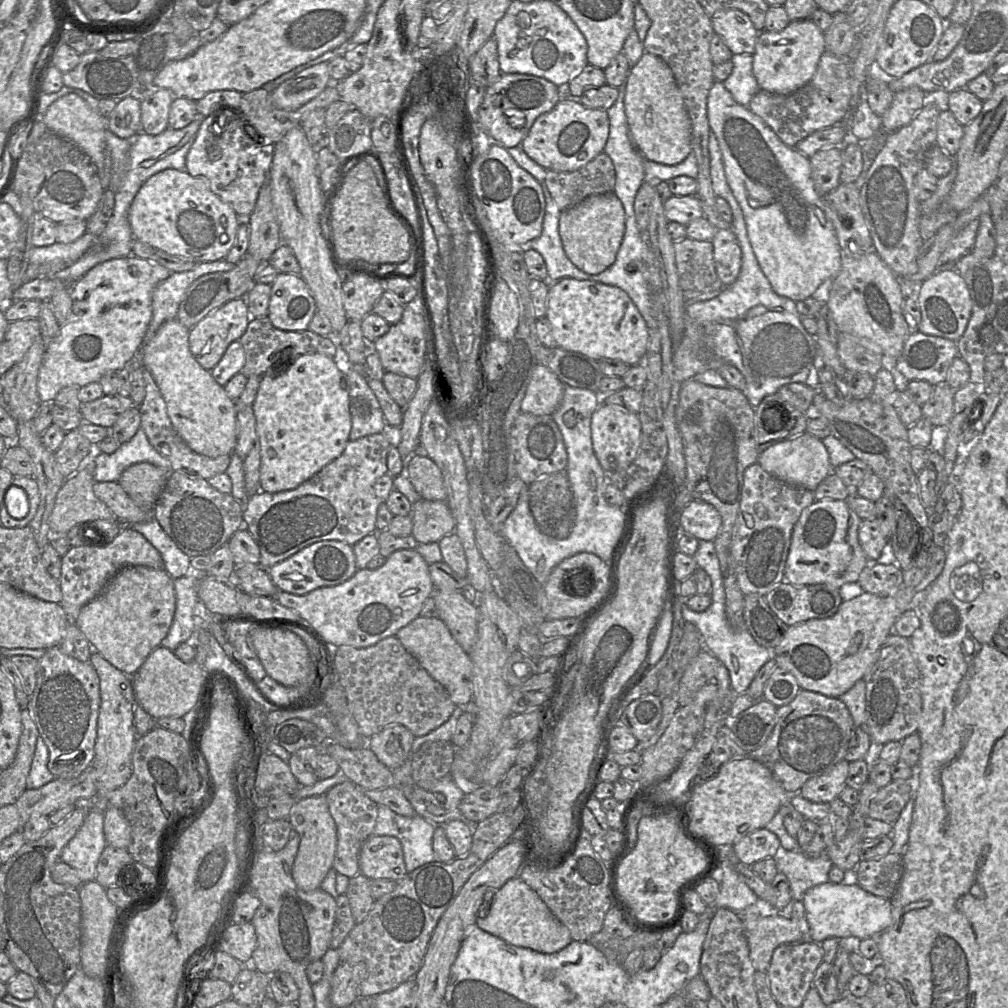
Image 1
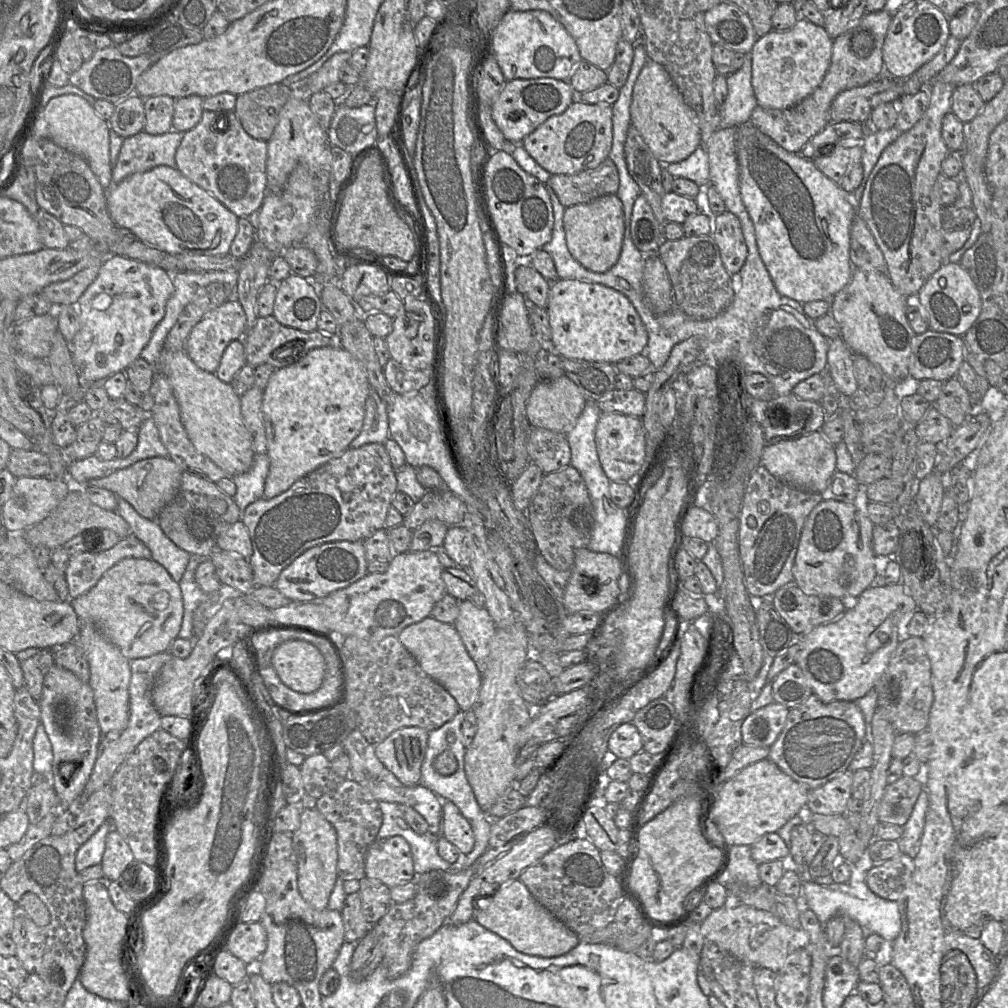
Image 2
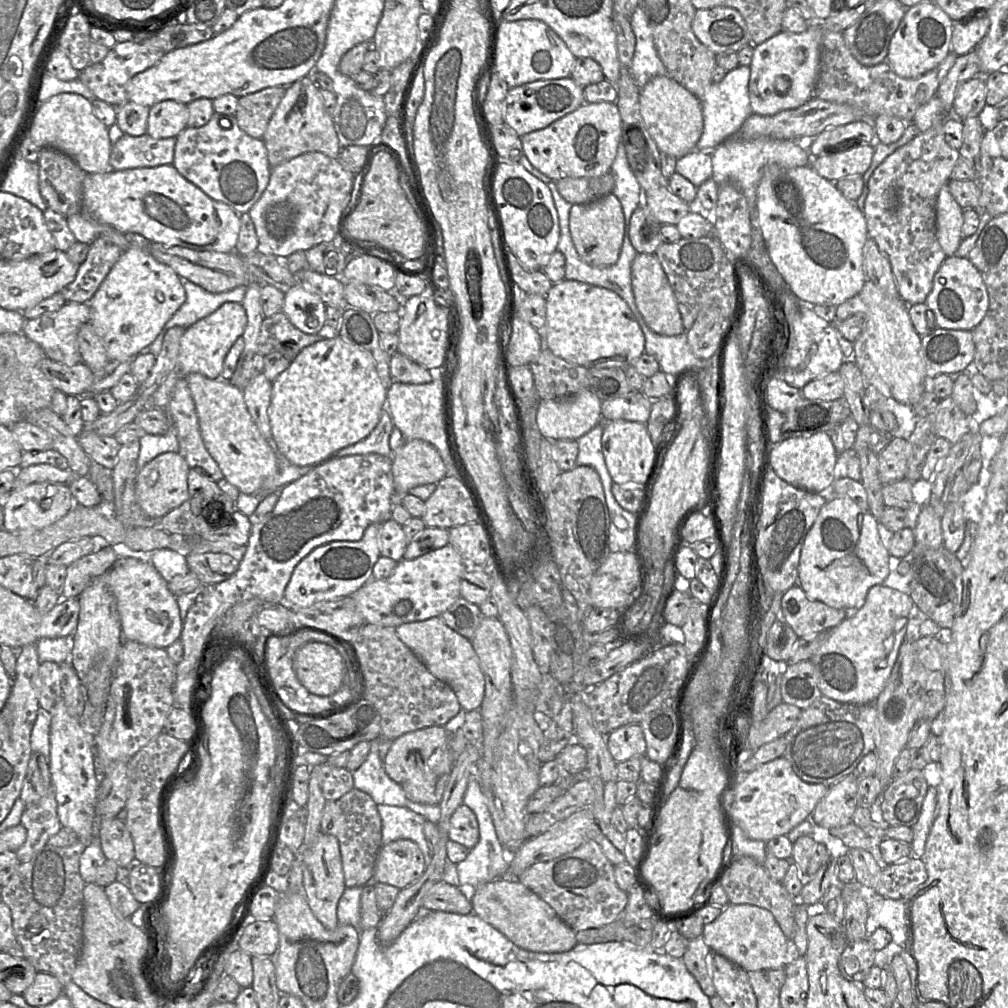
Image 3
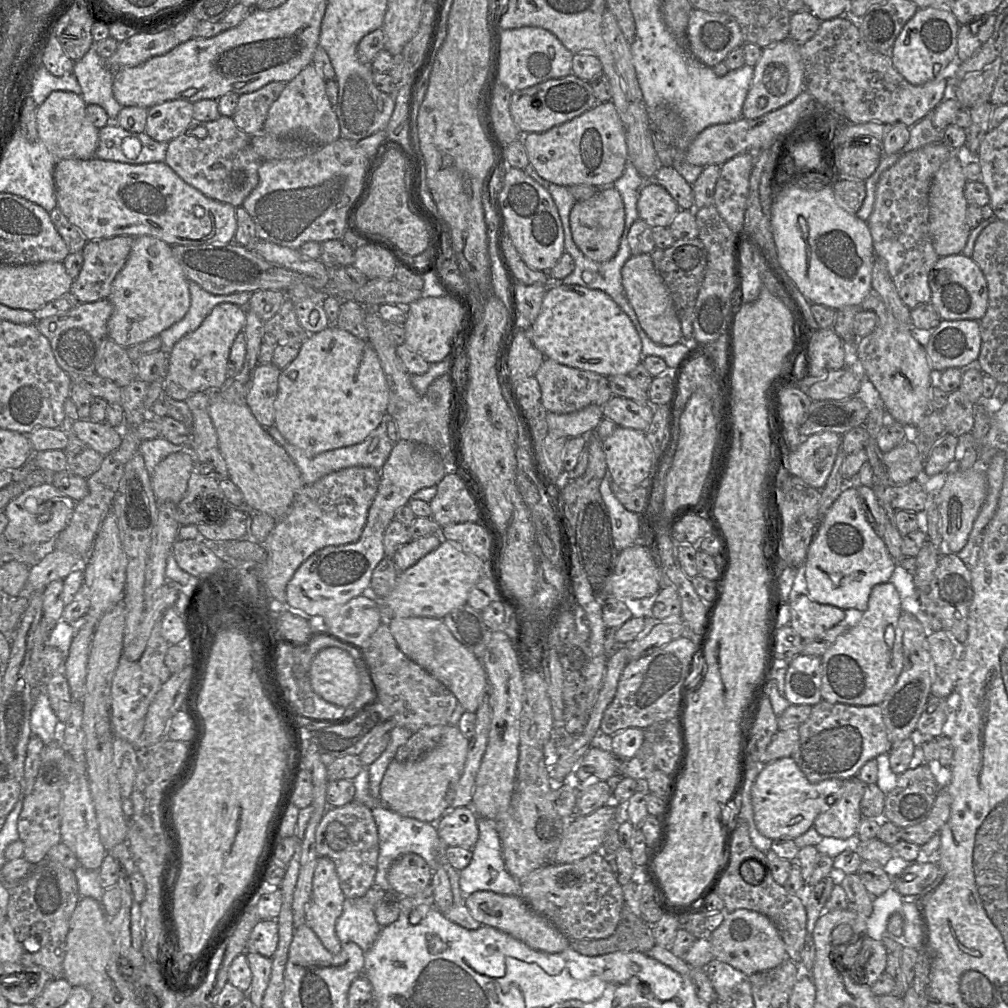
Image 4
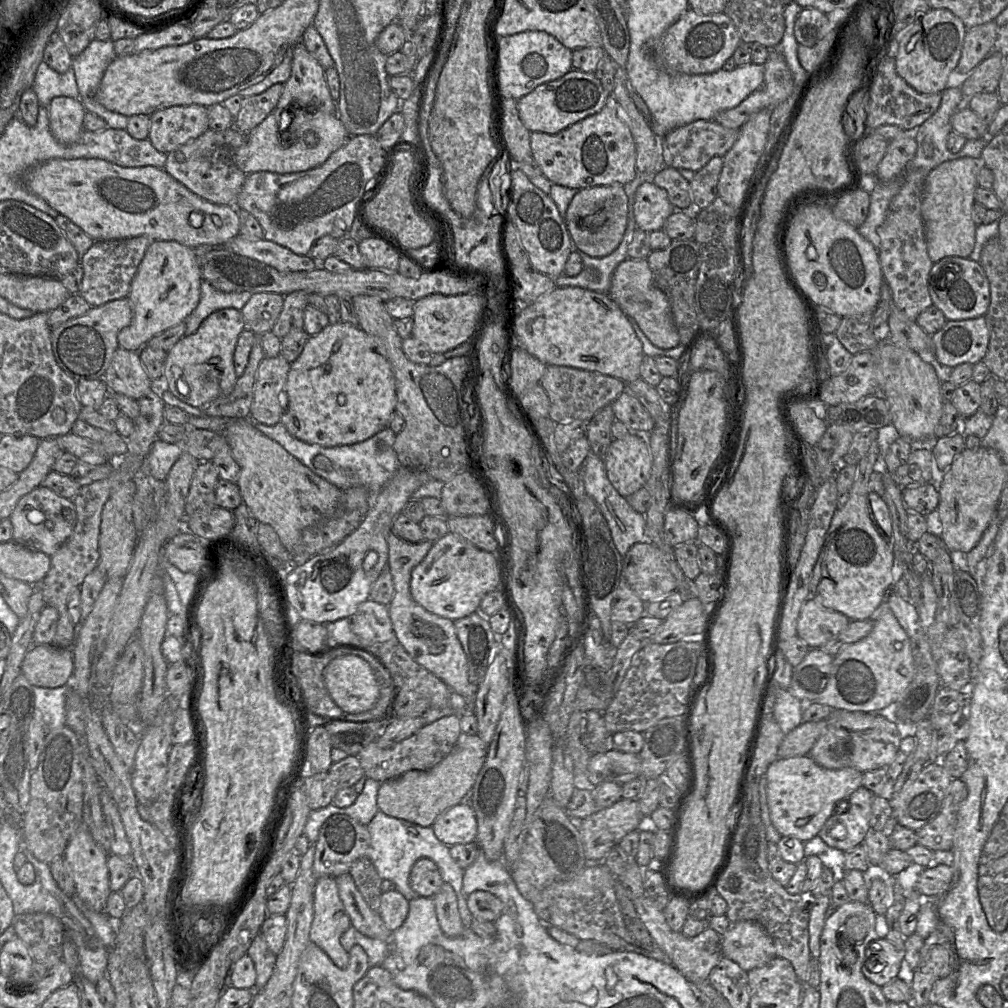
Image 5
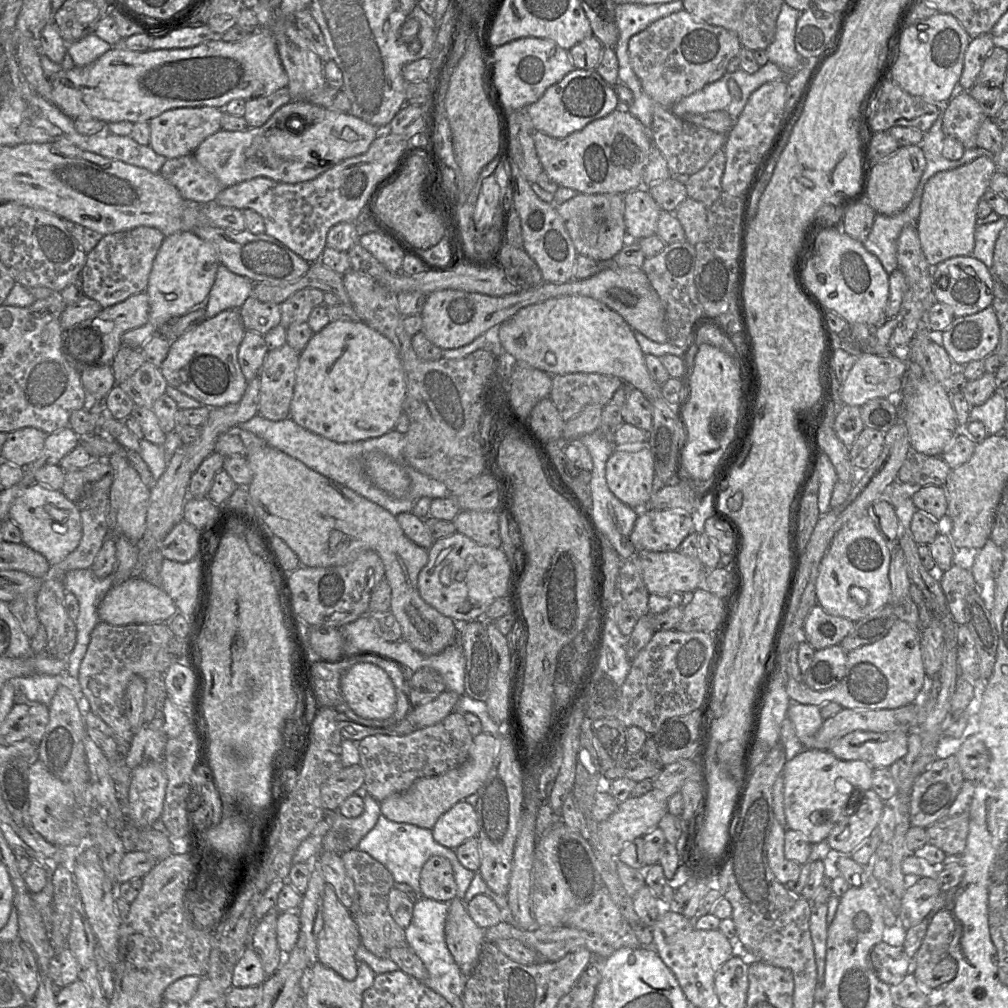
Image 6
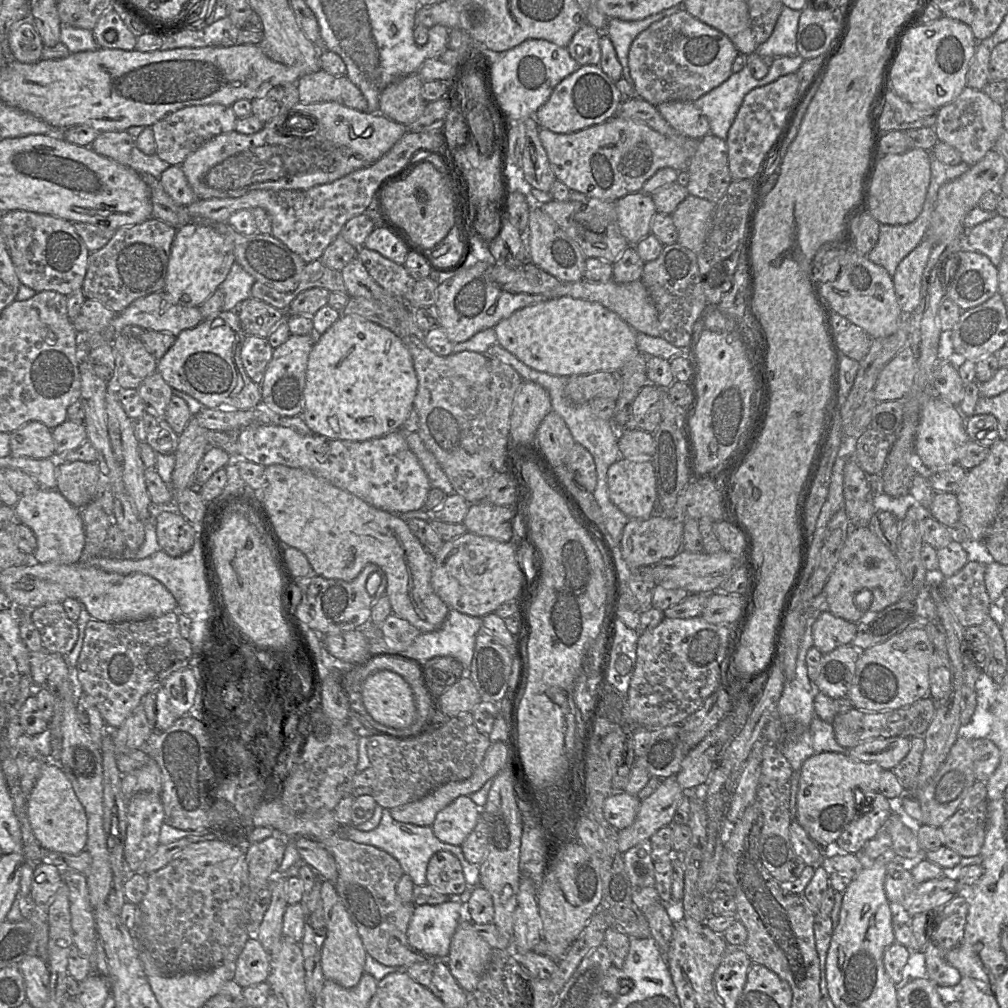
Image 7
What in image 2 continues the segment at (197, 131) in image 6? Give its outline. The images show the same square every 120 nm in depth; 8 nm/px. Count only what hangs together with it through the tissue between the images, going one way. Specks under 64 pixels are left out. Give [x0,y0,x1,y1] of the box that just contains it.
[143,95,175,135]

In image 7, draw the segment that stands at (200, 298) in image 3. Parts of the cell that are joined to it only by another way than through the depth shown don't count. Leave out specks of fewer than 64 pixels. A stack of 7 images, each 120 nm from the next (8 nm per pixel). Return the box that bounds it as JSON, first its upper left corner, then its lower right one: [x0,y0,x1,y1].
[218,263,256,311]

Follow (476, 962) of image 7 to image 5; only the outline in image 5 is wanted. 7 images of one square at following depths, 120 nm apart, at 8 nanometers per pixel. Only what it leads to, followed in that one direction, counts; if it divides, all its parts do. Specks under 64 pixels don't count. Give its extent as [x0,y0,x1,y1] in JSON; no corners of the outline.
[432,882,465,938]

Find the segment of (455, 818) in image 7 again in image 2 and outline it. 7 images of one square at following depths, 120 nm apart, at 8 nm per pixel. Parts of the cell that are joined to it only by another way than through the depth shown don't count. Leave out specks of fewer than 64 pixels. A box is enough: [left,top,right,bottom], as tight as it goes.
[440,800,474,855]

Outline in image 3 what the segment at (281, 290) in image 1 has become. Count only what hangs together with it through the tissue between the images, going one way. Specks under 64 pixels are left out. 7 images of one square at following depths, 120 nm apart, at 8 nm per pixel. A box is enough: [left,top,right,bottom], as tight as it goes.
[281,283,325,334]

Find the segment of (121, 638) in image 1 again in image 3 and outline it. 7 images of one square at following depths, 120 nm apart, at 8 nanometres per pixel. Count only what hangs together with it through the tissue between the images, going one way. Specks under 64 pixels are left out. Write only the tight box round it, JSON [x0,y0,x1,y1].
[101,556,182,649]

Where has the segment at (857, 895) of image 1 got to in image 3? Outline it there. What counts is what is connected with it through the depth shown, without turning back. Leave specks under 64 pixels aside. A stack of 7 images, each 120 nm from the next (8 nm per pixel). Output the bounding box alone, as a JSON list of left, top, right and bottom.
[869,898,907,948]

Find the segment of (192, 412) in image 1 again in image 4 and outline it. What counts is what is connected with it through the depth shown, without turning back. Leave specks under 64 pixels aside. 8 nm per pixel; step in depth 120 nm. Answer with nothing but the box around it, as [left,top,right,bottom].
[209,390,303,519]

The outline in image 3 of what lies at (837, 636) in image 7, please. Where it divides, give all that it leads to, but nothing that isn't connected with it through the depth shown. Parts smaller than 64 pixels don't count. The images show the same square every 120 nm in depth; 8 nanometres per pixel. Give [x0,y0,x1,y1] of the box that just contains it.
[781,585,846,638]

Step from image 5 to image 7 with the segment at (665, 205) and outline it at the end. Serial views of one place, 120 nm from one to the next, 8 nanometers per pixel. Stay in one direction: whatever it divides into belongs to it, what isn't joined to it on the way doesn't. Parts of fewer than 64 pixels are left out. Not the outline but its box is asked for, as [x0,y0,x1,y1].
[615,191,656,246]

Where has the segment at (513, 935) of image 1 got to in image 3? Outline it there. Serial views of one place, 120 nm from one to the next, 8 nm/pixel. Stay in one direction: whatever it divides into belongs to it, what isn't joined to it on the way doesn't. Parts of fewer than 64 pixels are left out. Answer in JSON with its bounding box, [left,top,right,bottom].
[463,879,577,953]

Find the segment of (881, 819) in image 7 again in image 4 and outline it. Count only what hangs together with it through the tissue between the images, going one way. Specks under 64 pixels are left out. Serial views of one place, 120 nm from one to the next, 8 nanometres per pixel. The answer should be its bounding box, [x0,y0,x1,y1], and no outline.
[815,777,864,839]

